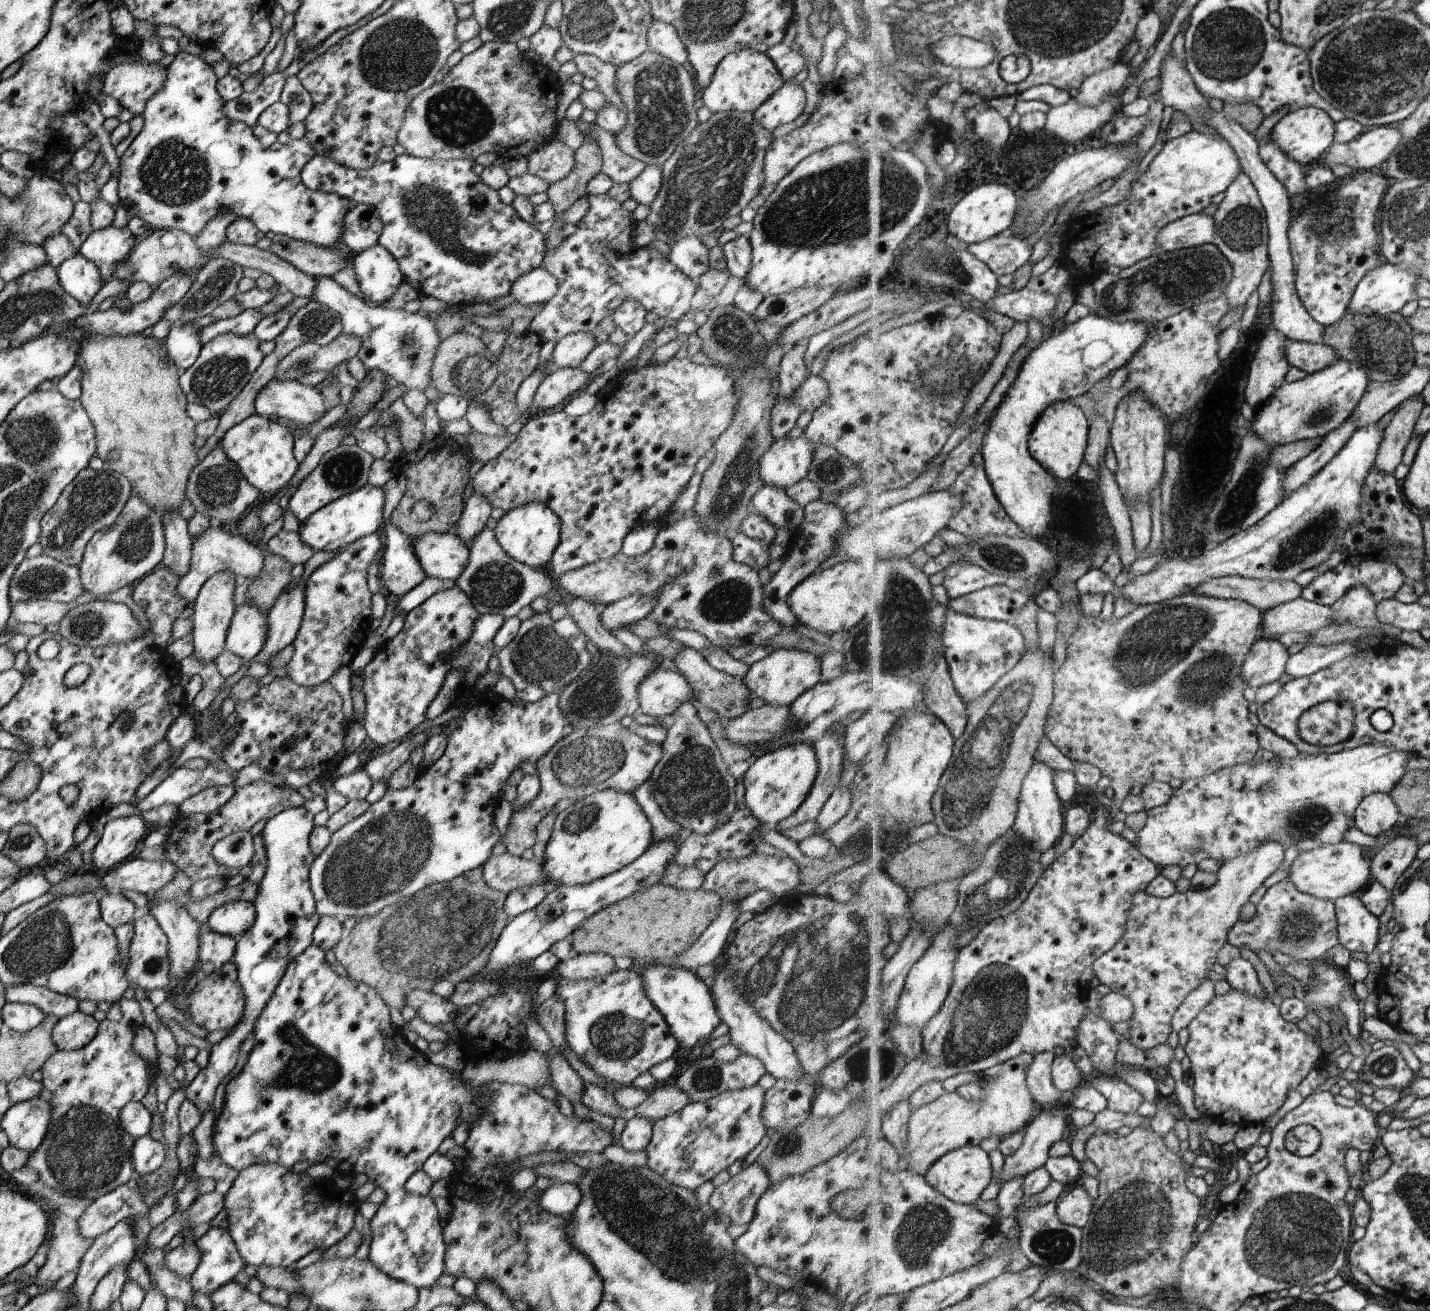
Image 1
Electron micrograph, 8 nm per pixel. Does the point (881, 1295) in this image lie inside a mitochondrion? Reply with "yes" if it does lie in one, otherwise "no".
no

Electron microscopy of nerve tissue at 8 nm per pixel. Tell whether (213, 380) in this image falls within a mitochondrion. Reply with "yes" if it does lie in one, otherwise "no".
yes

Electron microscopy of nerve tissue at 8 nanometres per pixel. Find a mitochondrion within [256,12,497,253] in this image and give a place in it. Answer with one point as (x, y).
(398, 54)

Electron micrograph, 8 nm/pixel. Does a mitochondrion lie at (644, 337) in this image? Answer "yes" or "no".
no

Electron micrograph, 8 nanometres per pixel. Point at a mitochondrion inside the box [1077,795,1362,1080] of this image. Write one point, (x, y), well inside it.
(1298, 925)

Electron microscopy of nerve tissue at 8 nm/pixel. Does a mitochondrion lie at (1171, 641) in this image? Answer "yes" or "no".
yes

